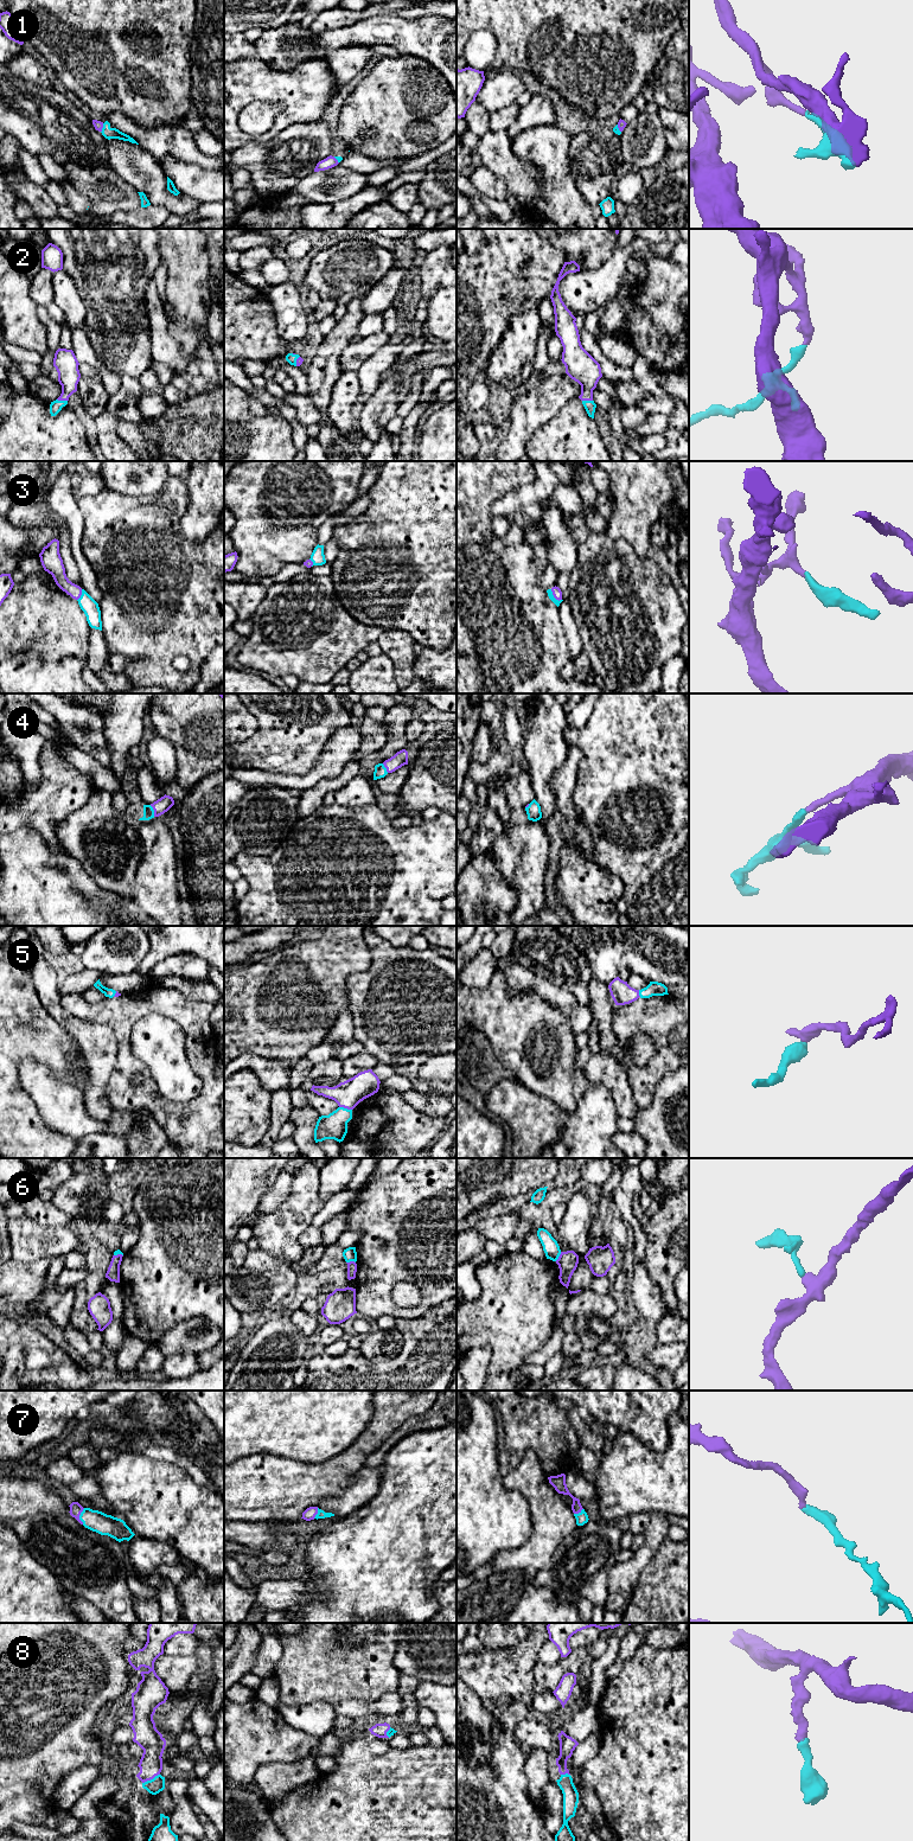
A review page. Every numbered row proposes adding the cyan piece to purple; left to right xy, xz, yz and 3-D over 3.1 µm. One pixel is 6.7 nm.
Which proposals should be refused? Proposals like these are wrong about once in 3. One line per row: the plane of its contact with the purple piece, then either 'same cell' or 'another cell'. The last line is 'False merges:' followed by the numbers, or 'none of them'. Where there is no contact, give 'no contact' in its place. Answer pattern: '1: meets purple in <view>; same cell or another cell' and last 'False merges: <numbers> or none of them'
1: meets purple in xy; same cell
2: meets purple in xy; same cell
3: meets purple in yz; same cell
4: meets purple in xy; same cell
5: meets purple in xz; same cell
6: meets purple in xz; another cell
7: meets purple in xy; same cell
8: meets purple in xy; same cell
False merges: 6

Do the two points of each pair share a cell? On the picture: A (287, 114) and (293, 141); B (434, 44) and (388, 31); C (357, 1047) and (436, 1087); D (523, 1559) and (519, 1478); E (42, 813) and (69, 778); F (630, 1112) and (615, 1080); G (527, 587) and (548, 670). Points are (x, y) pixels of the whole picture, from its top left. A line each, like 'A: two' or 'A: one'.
A: two
B: one
C: two
D: one
E: one
F: one
G: one

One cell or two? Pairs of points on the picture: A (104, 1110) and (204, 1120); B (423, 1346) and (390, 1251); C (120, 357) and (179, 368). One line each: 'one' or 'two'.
A: two
B: two
C: two

